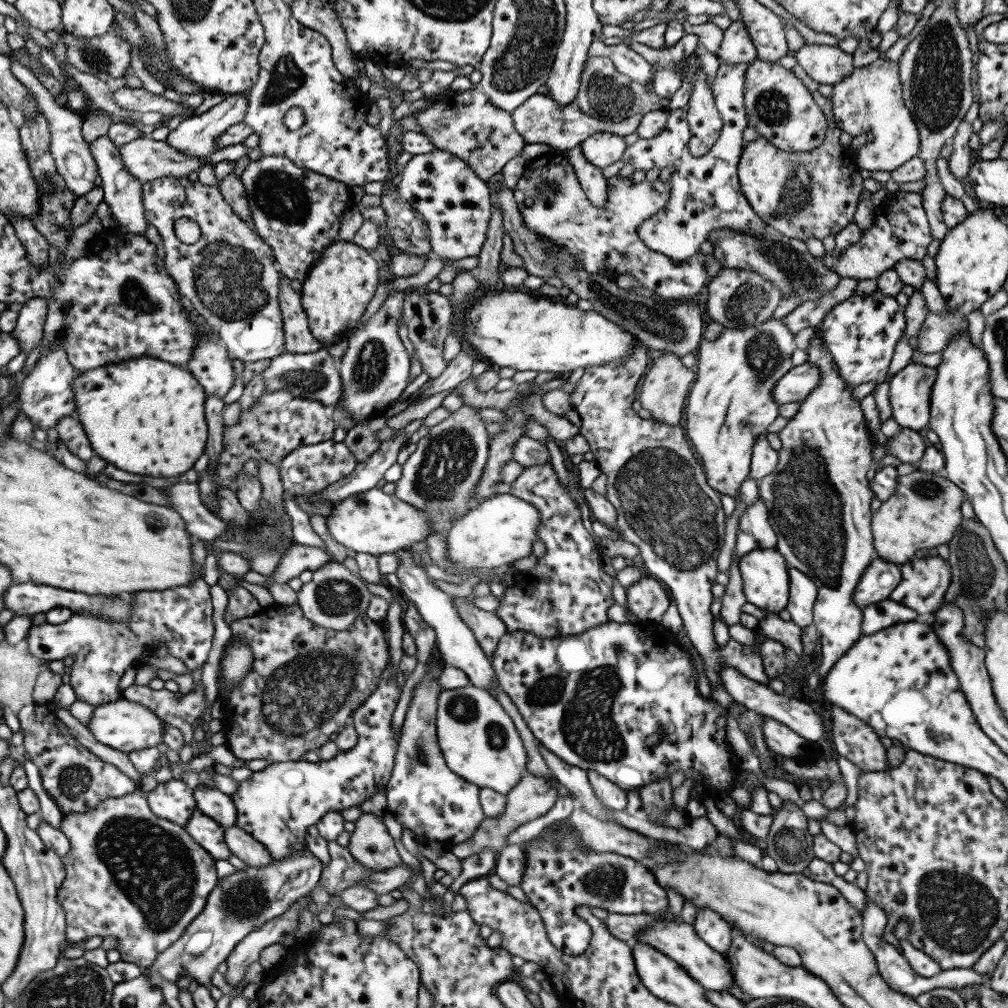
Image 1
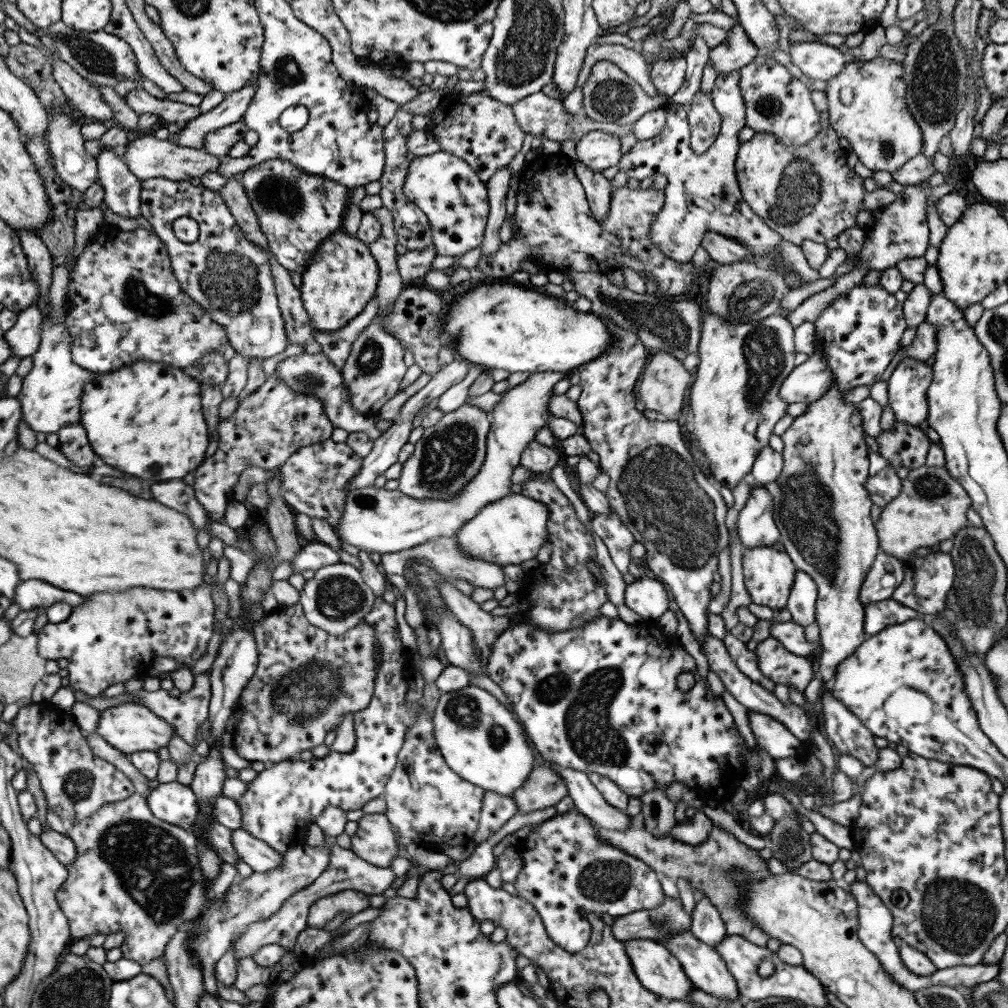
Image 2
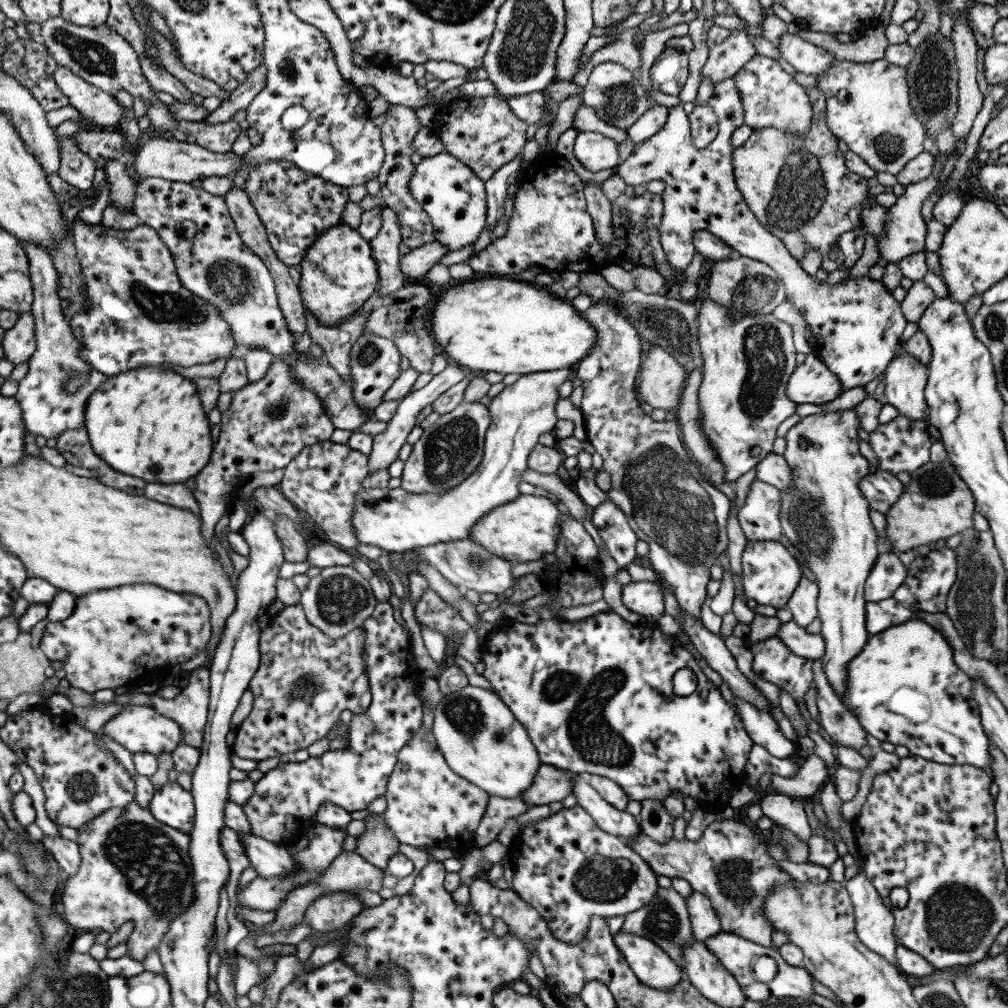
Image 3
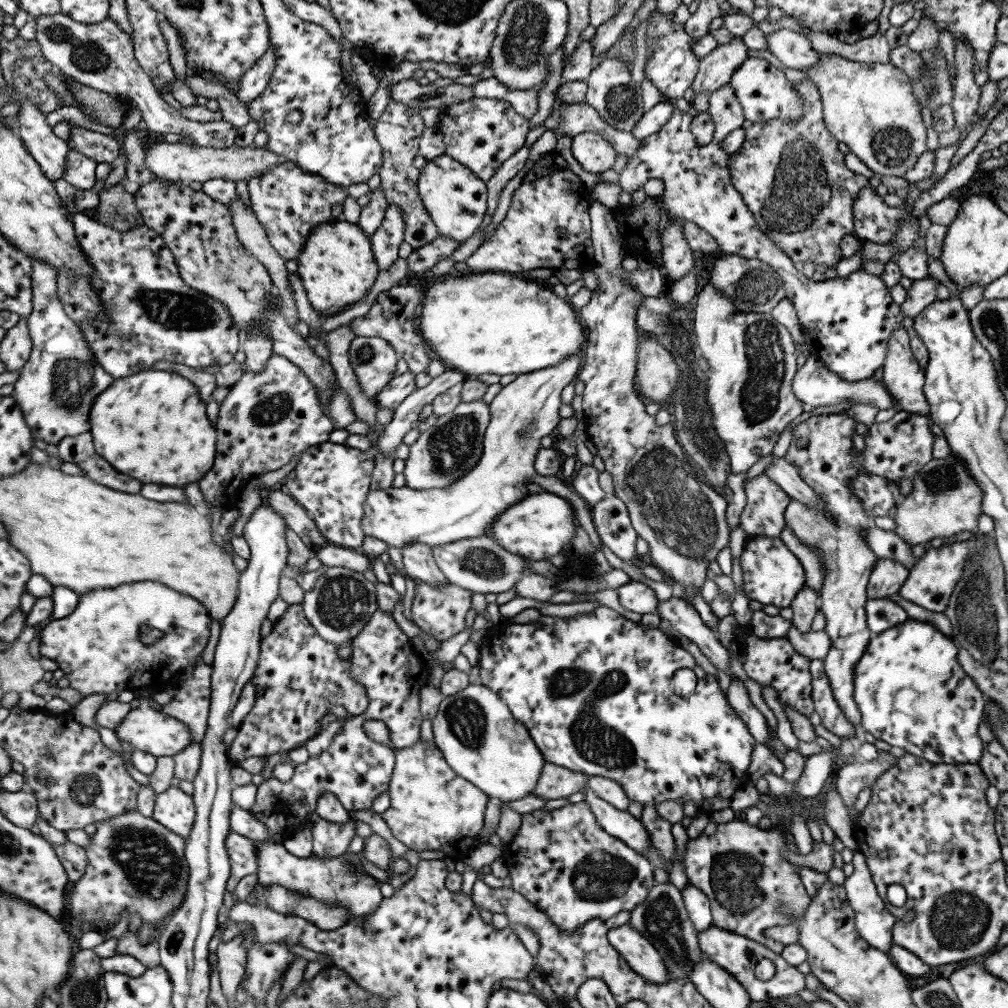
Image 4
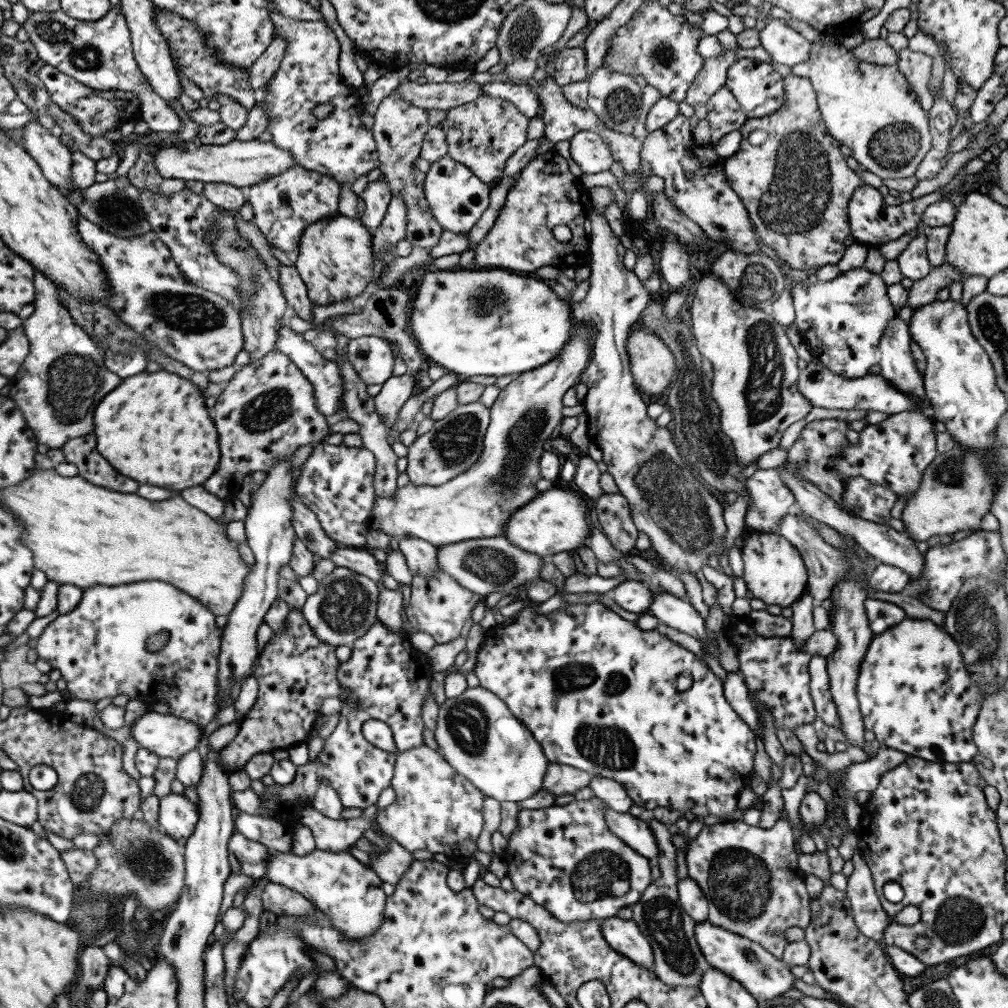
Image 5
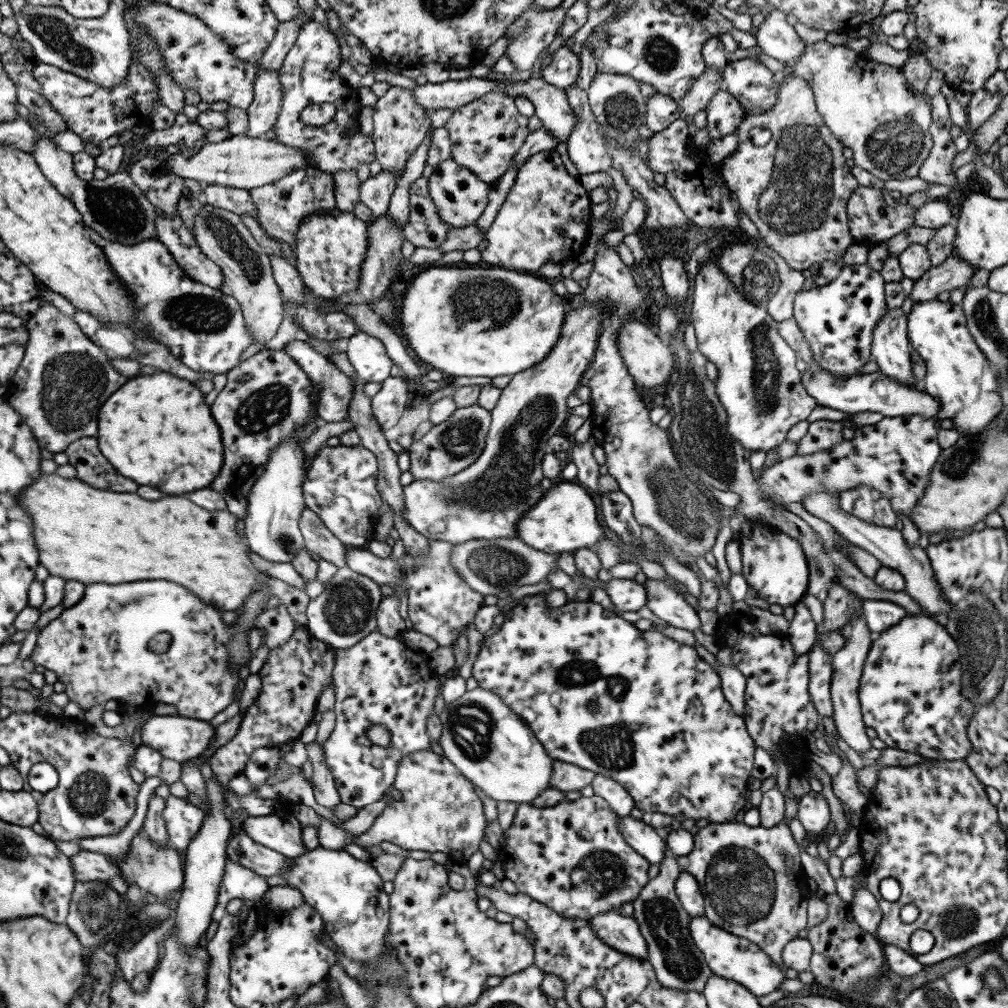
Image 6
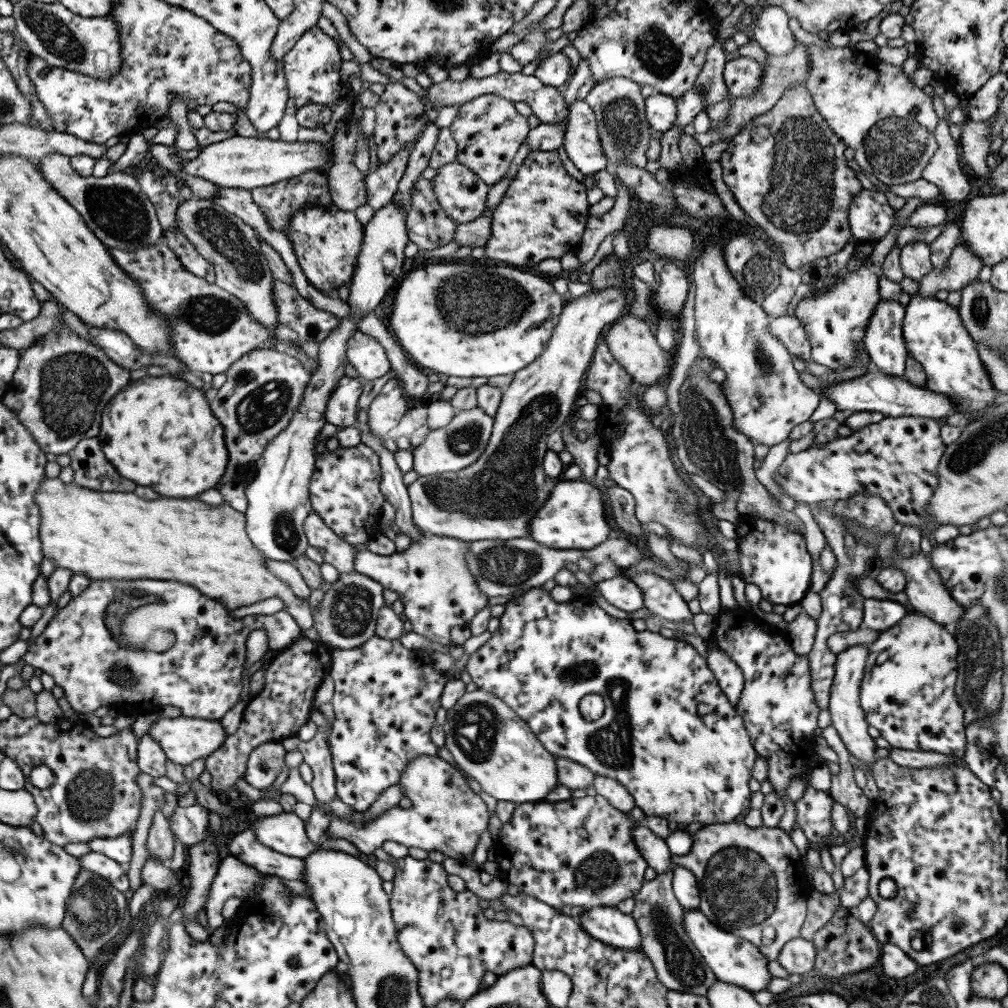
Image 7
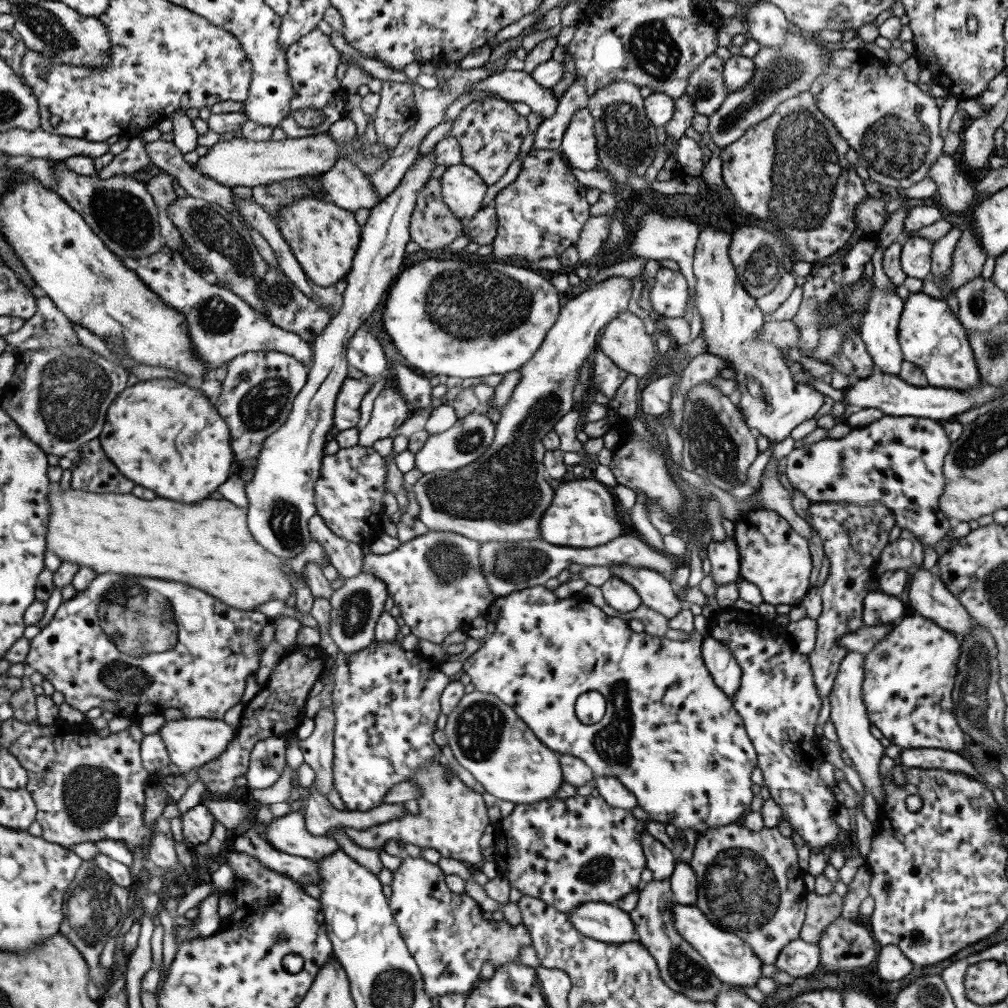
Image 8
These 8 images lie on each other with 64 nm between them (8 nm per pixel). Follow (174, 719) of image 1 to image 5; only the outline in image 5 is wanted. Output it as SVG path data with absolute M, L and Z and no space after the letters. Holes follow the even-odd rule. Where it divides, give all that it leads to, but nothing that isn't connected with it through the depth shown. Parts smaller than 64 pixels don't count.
M145 580L145 582L134 582L127 584L119 584L119 586L95 586L95 588L87 588L82 591L81 598L77 606L67 612L67 614L59 614L54 620L49 622L43 629L41 634L36 638L35 652L37 659L46 660L51 668L58 670L60 678L66 682L66 690L71 695L71 698L77 700L91 700L97 702L99 699L110 696L113 698L117 694L126 694L129 700L141 700L143 704L148 704L148 708L152 708L155 702L166 702L171 710L171 715L189 720L191 724L195 724L199 730L205 730L205 726L211 722L216 712L217 701L219 701L219 686L217 681L217 653L219 653L219 643L221 643L222 629L215 627L213 614L205 608L198 600L192 596L181 592L179 588L171 586L159 580Z

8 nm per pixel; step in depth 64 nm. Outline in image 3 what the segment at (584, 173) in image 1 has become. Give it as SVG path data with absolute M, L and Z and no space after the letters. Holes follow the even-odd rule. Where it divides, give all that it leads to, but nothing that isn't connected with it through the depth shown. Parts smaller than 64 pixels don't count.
M582 182L582 192L586 202L587 214L593 221L593 229L595 229L595 239L607 248L607 243L611 243L611 233L613 233L610 204L605 197L605 193L601 191L599 182Z

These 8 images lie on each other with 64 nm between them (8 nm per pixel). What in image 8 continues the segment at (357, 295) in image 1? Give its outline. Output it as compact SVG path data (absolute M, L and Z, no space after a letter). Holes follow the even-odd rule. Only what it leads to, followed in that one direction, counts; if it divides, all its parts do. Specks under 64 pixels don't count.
M307 197L279 208L274 220L304 276L313 285L325 288L346 279L362 227L357 224L352 212L335 206L328 199Z

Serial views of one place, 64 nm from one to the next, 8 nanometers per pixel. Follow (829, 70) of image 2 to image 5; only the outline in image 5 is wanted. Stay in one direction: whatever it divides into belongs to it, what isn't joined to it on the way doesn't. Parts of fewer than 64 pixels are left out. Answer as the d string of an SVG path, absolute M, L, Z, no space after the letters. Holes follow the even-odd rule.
M773 18L765 22L764 28L759 31L758 35L759 45L771 56L771 60L778 64L791 68L797 64L802 64L809 56L809 46L811 43L801 34L787 26L786 22L781 18Z

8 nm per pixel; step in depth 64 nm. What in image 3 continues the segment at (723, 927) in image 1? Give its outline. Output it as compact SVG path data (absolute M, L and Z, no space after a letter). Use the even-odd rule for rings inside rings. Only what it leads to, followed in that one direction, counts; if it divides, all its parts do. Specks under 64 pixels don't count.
M692 890L689 898L684 902L690 920L691 936L695 941L707 940L722 931L715 909L703 894Z

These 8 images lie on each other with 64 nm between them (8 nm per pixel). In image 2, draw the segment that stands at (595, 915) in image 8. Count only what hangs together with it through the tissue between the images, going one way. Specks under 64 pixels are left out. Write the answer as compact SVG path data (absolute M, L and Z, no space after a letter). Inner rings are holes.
M633 939L621 941L625 947L625 954L629 957L633 972L638 978L643 988L647 988L649 992L655 993L657 996L663 996L667 1000L687 1000L691 990L694 990L691 981L685 976L683 969L676 958L671 956L667 949L663 948L659 942L649 939Z

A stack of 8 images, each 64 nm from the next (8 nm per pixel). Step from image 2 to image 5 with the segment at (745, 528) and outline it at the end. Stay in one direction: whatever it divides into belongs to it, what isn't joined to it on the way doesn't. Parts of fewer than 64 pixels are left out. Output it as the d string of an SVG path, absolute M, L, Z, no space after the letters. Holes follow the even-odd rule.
M784 461L782 464L774 464L769 469L754 471L753 474L745 479L745 486L747 486L747 492L749 492L749 498L751 498L751 503L747 506L745 517L743 518L744 526L746 528L751 528L751 530L755 530L755 532L777 533L779 516L783 516L783 514L786 514L794 507L795 498L793 498L793 494L789 492L789 488L787 488L787 486L783 484L783 480L781 480L781 469L793 469L793 475L795 475L795 477L799 477L799 479L809 482L809 480L805 480L805 478L799 476L799 470L796 470L795 464L791 464L791 462Z

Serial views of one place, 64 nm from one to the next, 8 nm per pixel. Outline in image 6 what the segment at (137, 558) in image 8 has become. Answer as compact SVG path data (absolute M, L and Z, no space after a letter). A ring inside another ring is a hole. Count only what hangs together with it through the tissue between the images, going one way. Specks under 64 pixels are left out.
M40 473L33 483L23 488L19 493L19 506L23 506L23 510L27 510L31 516L34 548L39 564L47 568L49 575L59 576L65 581L77 580L85 585L93 582L121 584L135 580L167 580L187 588L191 594L199 596L199 600L213 604L221 611L239 608L255 585L265 581L263 587L280 599L294 623L307 626L305 613L309 598L305 591L269 575L263 576L263 571L251 564L246 555L250 550L241 544L241 537L235 529L241 520L226 509L207 511L183 495L164 495L161 500L143 500L135 493L95 488L75 477L65 479L55 473Z

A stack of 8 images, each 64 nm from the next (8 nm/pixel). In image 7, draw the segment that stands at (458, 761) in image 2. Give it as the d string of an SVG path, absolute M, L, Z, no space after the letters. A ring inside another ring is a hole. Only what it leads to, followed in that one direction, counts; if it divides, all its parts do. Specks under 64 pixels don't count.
M475 689L463 693L463 696L446 710L442 731L445 736L442 746L451 754L453 762L467 777L479 784L481 791L496 801L514 802L516 805L535 803L541 801L557 786L555 757L542 748L527 723L523 722L499 697L490 692Z

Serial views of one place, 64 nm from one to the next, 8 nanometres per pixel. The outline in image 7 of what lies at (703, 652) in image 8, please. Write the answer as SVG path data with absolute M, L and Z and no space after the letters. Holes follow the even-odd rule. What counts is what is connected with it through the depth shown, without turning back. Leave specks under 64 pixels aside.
M711 640L705 643L705 647L707 667L717 679L717 685L732 705L737 704L737 698L743 688L743 675L740 668Z

